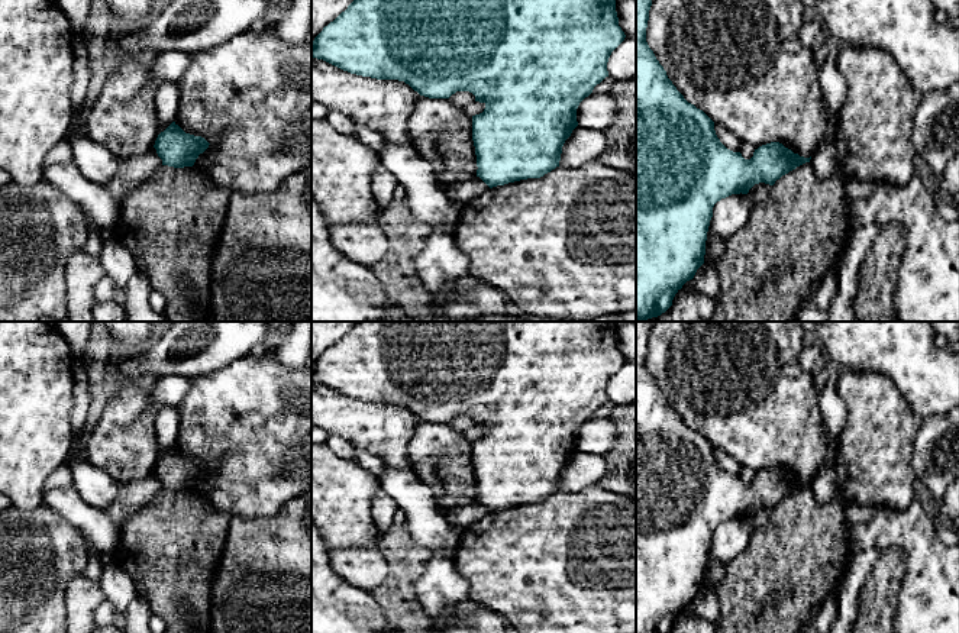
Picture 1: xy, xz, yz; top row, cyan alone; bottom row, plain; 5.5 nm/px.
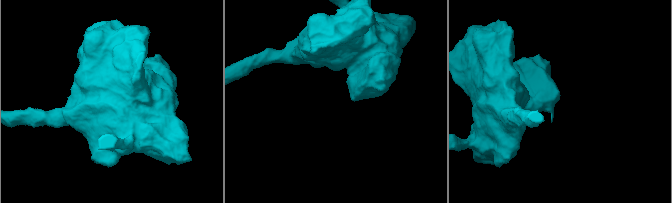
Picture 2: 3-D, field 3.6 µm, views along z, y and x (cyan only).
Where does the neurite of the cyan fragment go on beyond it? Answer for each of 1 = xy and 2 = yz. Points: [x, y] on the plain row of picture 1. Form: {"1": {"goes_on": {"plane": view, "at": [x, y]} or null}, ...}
{"1": {"goes_on": null}, "2": {"goes_on": null}}

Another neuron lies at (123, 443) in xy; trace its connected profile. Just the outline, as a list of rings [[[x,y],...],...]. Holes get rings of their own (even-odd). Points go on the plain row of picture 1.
[[[129,381],[119,393],[107,400],[97,424],[87,433],[84,443],[85,458],[106,471],[117,484],[141,481],[149,477],[159,459],[155,435],[155,416],[159,406],[152,398],[152,391],[143,391]]]

